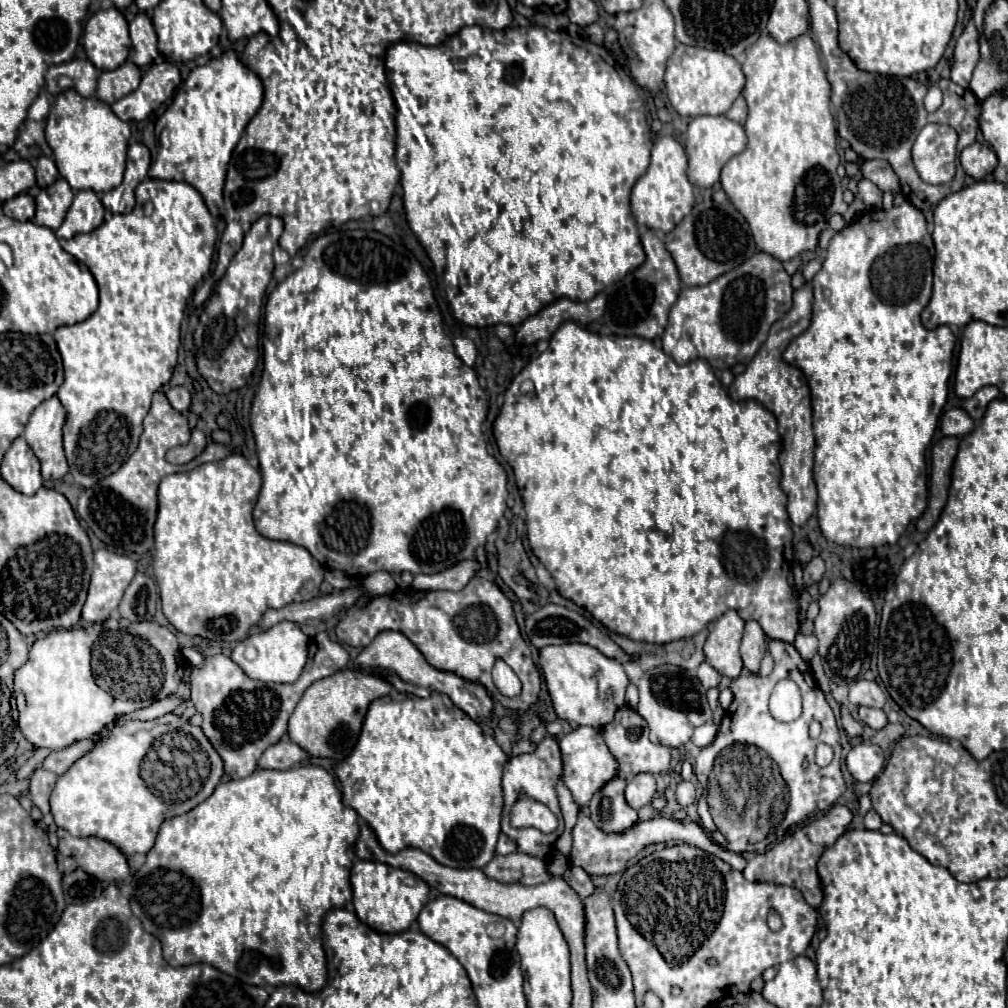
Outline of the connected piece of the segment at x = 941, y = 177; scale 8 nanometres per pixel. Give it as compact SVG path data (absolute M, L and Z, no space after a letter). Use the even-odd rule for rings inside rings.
M926 125L914 145L912 161L926 183L948 183L956 173L958 133L950 125Z

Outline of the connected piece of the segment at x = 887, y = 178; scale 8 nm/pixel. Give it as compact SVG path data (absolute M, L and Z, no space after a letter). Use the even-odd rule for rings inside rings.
M870 159L864 161L862 165L862 175L866 179L870 179L872 183L876 183L882 191L890 191L892 195L900 193L900 183L898 183L898 175L894 175L894 169L882 161L882 159Z

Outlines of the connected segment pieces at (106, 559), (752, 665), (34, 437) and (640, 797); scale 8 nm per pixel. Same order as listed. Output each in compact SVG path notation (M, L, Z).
M112 549L94 551L92 579L88 587L88 597L82 607L82 621L102 623L118 607L126 587L136 573L136 561L126 554L118 554Z
M746 621L744 627L744 637L742 637L742 645L740 645L740 655L744 661L744 667L752 673L758 673L760 661L766 653L766 635L762 631L762 627L758 625L758 621Z
M54 395L40 403L26 423L24 439L36 453L42 465L42 477L46 481L60 479L68 471L68 463L62 447L62 427L66 423L66 411L60 399Z
M642 773L642 775L634 775L628 785L626 785L626 803L630 803L630 807L640 809L646 803L650 803L654 799L656 793L656 781L654 775L650 773Z

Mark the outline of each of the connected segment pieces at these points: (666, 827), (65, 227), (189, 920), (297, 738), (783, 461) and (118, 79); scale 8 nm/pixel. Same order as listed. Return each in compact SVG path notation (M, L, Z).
M580 811L578 815L578 823L576 827L572 829L572 837L574 837L574 843L572 843L572 855L570 855L570 861L574 865L580 865L586 873L590 875L612 875L612 873L618 873L618 871L624 871L624 865L636 857L636 853L640 849L644 849L646 845L654 845L654 843L666 843L666 841L684 841L692 847L698 847L702 851L708 851L712 855L718 855L722 861L730 863L732 869L736 871L742 871L746 867L746 859L740 855L740 853L734 853L734 851L728 851L728 849L722 849L720 845L716 845L710 835L694 821L676 821L676 819L664 819L664 817L654 817L650 821L638 821L632 829L628 829L626 833L616 833L616 835L606 835L602 833L594 823L592 819Z
M78 191L66 213L66 217L55 232L59 239L71 239L78 233L90 233L104 221L104 207L94 191Z
M300 765L286 771L276 769L258 769L254 775L248 775L244 779L232 779L228 783L220 783L214 793L196 805L192 811L184 815L176 815L172 819L166 819L162 823L154 847L146 855L146 863L132 875L132 897L130 907L134 915L140 919L142 927L160 939L164 959L172 967L192 965L192 963L208 963L242 983L250 985L296 985L302 991L316 993L322 987L326 987L326 957L322 949L322 917L332 907L344 907L352 899L350 889L350 867L356 859L354 843L358 839L358 813L352 807L346 807L342 803L342 791L338 789L334 777L320 765Z
M342 669L326 679L320 679L318 683L306 689L298 707L290 715L288 735L310 755L332 757L332 761L342 761L358 741L358 735L362 729L358 725L362 725L368 705L374 699L388 695L390 691L392 691L392 685L384 677Z
M806 283L802 289L794 291L794 305L782 317L776 321L770 329L770 335L766 343L758 349L758 355L754 355L752 363L746 367L742 375L734 379L734 383L728 387L728 393L734 401L746 401L754 399L762 403L768 411L774 413L780 437L784 441L784 447L780 449L780 467L782 467L782 491L788 497L788 515L794 525L804 525L812 513L816 511L816 485L812 479L812 463L814 463L814 433L812 433L812 405L810 405L810 387L806 383L806 377L800 369L784 363L782 353L788 347L790 339L798 337L808 325L810 325L810 311L812 311L812 287Z
M126 61L122 67L114 71L102 71L98 77L98 87L96 87L96 99L112 105L114 101L122 99L124 95L132 93L140 83L140 69Z

